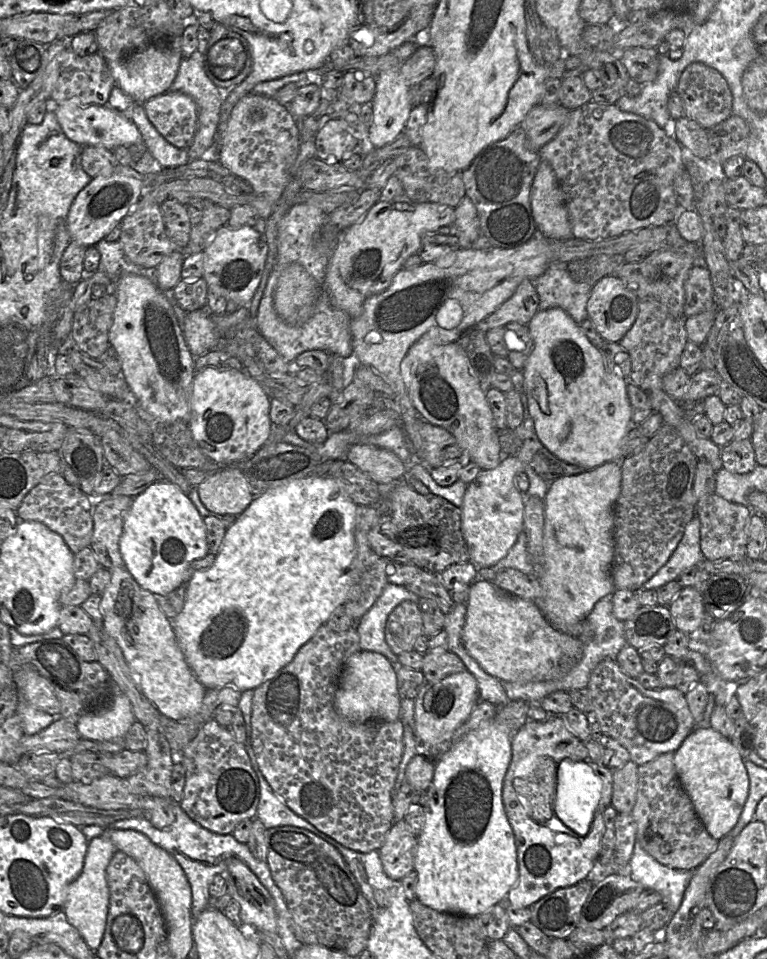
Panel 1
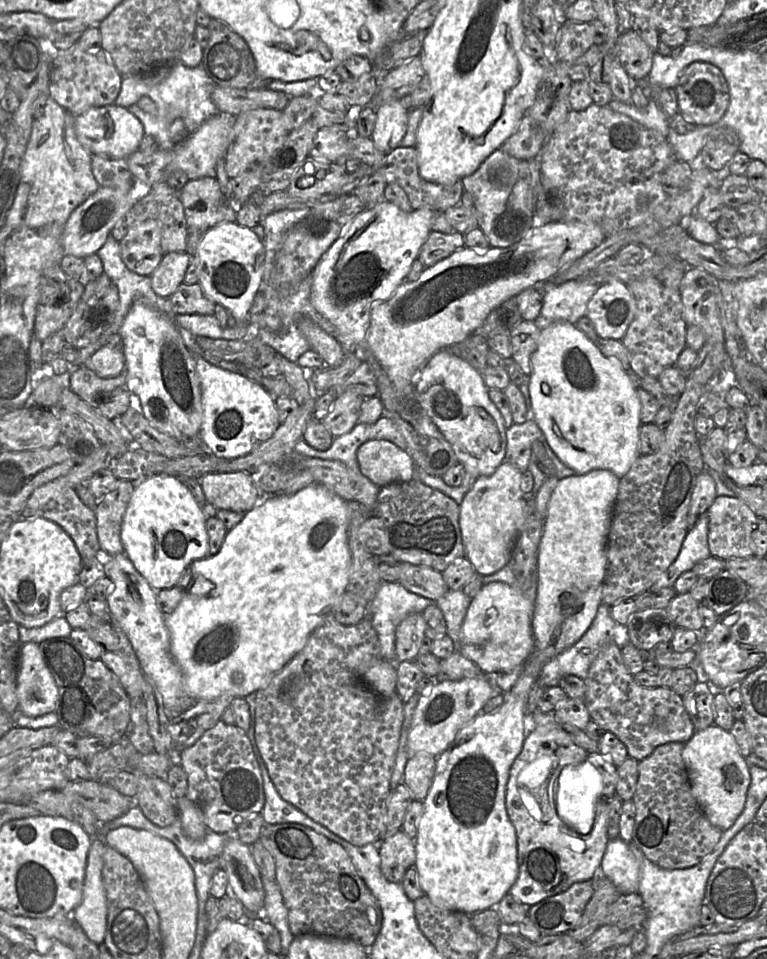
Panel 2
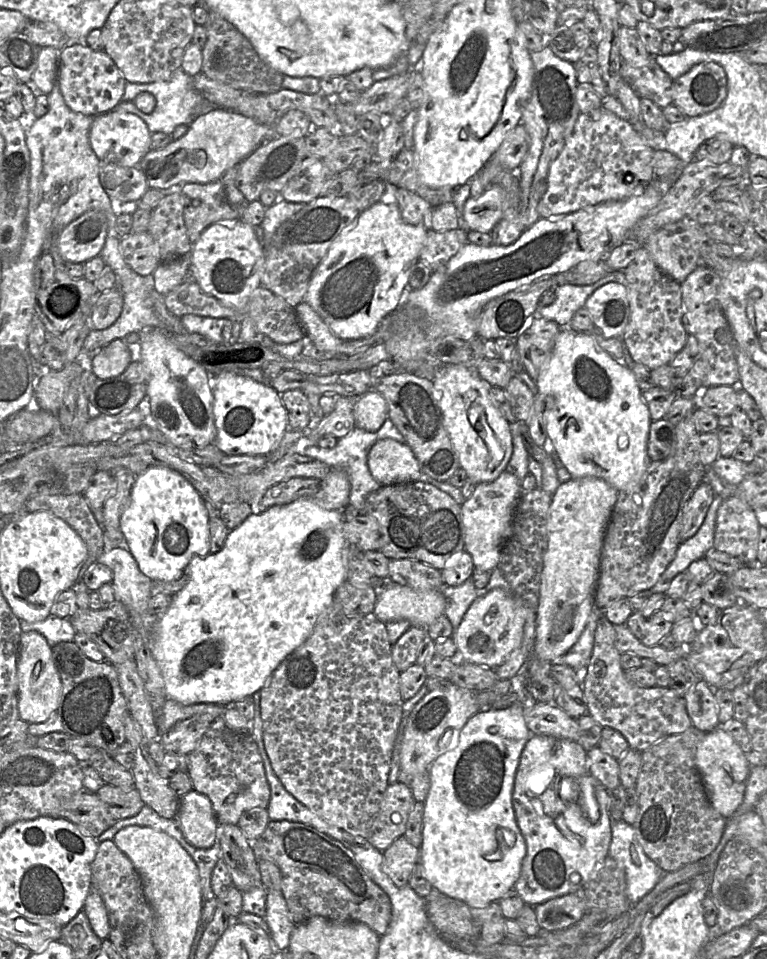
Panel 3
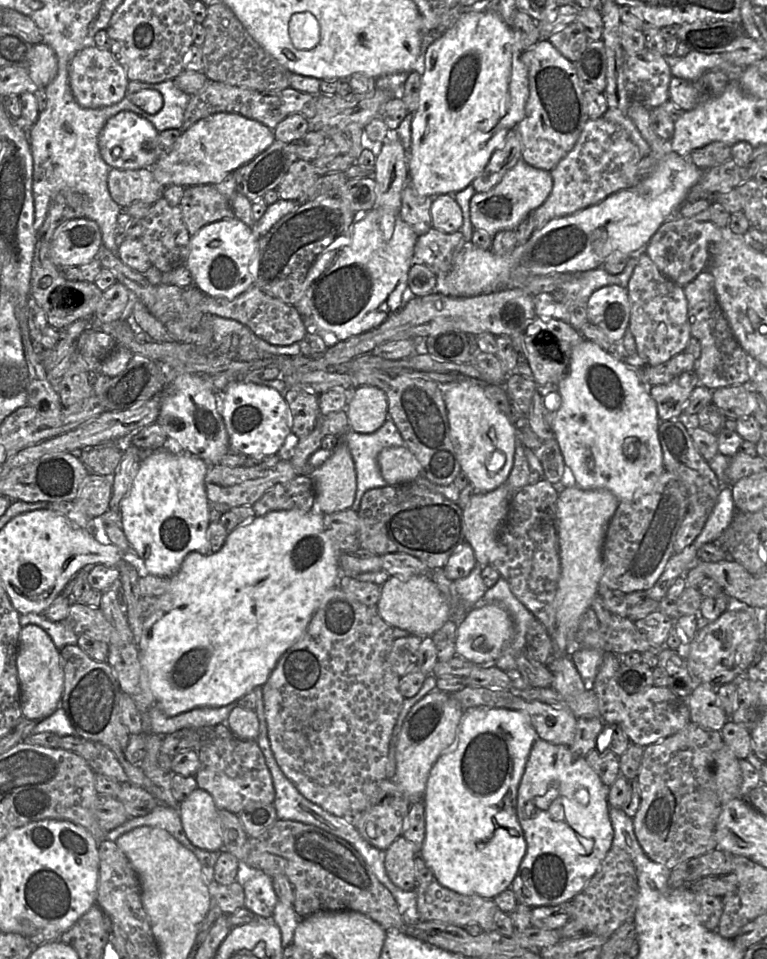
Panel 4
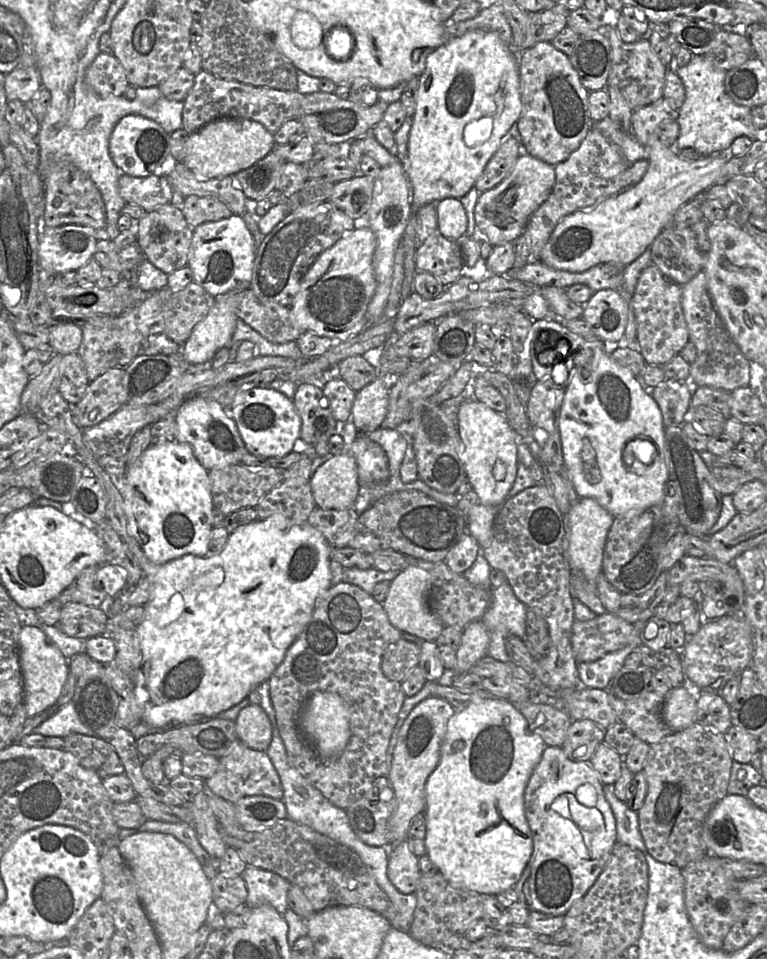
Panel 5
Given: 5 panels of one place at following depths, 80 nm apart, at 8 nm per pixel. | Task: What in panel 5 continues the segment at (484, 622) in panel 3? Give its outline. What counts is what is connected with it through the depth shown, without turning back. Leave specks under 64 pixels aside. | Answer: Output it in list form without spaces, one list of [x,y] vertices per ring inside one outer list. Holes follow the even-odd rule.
[[[482,620],[469,623],[462,630],[461,643],[456,652],[456,663],[452,669],[445,669],[442,678],[437,681],[439,684],[451,686],[452,678],[456,675],[466,673],[480,659],[488,655],[490,637]]]

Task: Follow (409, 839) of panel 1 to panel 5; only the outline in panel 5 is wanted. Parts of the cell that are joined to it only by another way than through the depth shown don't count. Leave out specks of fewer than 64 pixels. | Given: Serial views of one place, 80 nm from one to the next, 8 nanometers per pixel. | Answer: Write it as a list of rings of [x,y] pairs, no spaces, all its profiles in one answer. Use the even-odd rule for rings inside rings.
[[[407,840],[390,849],[387,875],[391,883],[403,894],[416,891],[421,876],[419,857],[414,854]]]

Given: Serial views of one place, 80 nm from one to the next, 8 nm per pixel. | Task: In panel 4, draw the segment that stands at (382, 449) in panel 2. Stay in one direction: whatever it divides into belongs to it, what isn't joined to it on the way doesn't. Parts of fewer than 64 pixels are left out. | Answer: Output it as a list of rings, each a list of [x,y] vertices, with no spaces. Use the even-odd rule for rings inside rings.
[[[405,446],[384,448],[378,455],[378,465],[388,485],[411,483],[421,474],[421,465]]]

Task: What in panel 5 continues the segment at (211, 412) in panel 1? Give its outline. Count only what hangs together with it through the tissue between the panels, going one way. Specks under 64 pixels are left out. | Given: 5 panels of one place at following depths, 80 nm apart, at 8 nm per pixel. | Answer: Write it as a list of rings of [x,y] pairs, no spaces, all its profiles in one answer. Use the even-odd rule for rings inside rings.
[[[241,387],[229,408],[229,416],[237,426],[246,451],[253,455],[264,458],[285,456],[300,438],[301,417],[292,399],[273,388]]]

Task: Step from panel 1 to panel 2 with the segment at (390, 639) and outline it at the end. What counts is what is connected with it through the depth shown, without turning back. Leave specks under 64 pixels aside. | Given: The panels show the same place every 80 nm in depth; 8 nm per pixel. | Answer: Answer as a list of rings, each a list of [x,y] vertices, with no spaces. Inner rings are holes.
[[[421,613],[406,616],[396,628],[395,653],[397,663],[414,661],[425,637],[425,621]]]

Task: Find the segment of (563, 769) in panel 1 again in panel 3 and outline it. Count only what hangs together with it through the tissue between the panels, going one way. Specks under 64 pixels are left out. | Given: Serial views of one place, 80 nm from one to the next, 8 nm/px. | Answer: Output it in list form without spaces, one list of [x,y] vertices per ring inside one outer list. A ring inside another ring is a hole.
[[[591,774],[574,779],[563,777],[559,786],[559,797],[567,803],[577,802],[585,817],[595,823],[599,820],[600,810],[595,797],[595,788],[599,782]]]

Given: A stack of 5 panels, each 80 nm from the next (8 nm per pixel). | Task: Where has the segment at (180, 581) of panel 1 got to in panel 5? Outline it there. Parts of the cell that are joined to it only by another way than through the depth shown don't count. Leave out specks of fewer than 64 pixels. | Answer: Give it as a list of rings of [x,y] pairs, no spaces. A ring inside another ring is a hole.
[[[173,440],[150,445],[128,466],[123,479],[113,478],[122,495],[127,532],[153,563],[162,564],[187,554],[206,556],[212,529],[212,494],[208,470],[196,458],[189,443]]]

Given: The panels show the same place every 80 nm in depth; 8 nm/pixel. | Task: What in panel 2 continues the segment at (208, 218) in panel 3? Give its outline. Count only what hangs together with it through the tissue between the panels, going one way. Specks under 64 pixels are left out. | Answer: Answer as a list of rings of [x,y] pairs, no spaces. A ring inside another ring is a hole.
[[[216,177],[189,180],[178,193],[187,223],[185,252],[195,256],[206,232],[221,223],[235,222],[237,205],[227,198]]]

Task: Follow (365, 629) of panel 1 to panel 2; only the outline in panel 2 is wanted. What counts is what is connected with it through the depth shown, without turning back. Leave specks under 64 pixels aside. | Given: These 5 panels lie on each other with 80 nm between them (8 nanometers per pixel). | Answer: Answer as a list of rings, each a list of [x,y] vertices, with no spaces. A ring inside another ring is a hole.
[[[382,581],[375,597],[367,605],[367,617],[377,632],[382,658],[389,662],[397,663],[395,653],[395,633],[397,626],[409,614],[422,613],[430,603],[435,602],[408,591],[398,582]]]

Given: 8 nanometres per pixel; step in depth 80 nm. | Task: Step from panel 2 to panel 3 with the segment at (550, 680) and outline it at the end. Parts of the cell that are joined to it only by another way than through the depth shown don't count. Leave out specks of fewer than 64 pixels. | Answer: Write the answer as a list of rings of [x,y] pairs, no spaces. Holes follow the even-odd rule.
[[[594,598],[594,609],[592,613],[590,614],[590,617],[588,619],[588,622],[580,635],[577,642],[573,645],[573,647],[563,656],[558,657],[551,661],[552,664],[563,664],[570,666],[576,671],[577,677],[578,677],[578,684],[582,685],[583,688],[583,682],[587,673],[587,665],[590,661],[590,658],[592,656],[592,651],[594,648],[594,638],[595,638],[595,631],[597,628],[598,619],[603,614],[603,610],[595,607],[595,598]]]

